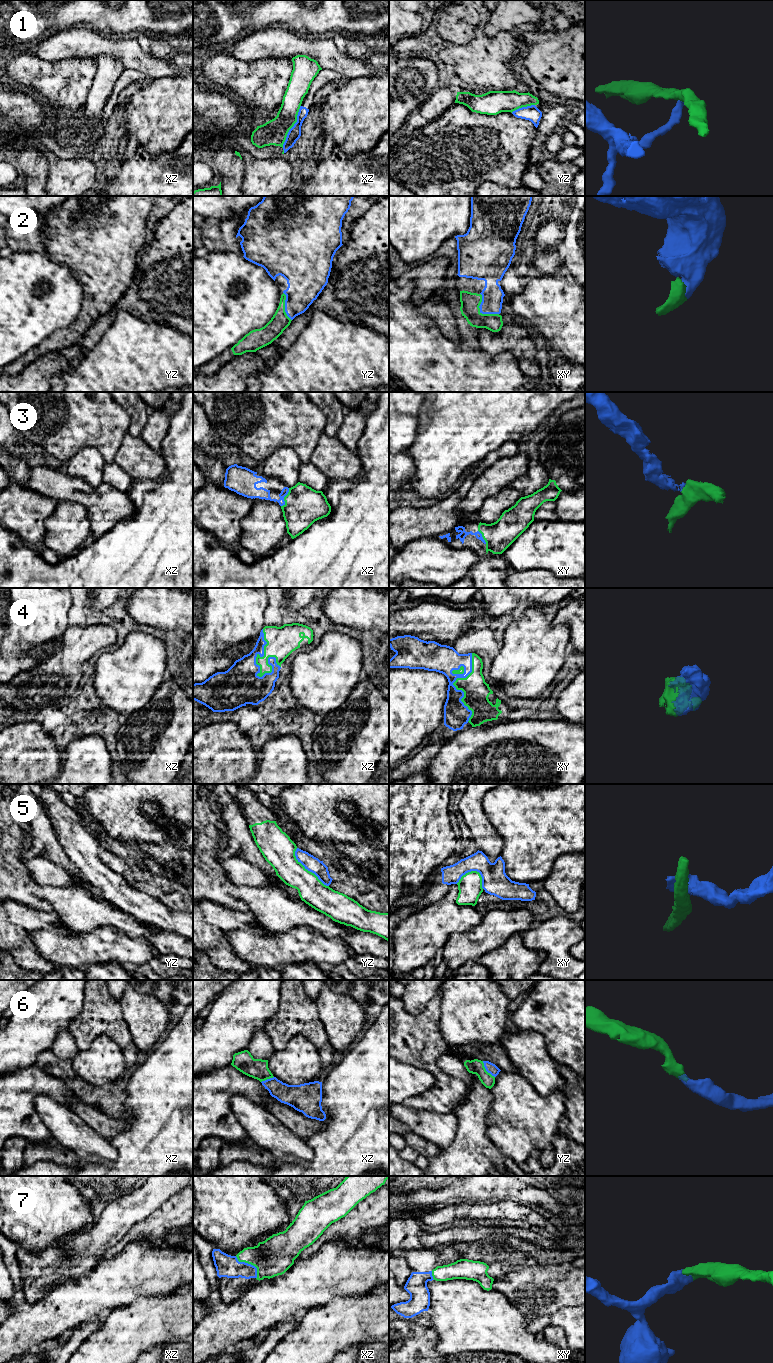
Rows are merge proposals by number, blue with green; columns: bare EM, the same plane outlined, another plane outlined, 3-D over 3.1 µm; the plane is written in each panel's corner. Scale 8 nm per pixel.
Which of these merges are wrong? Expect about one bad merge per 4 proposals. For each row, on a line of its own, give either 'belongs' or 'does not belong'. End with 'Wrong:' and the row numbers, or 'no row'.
1: does not belong
2: belongs
3: belongs
4: belongs
5: does not belong
6: belongs
7: belongs
Wrong: 1, 5

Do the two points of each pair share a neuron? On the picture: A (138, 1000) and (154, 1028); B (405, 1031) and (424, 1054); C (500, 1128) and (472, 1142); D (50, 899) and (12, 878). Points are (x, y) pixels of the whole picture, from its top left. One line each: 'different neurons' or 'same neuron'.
A: same neuron
B: same neuron
C: different neurons
D: same neuron

